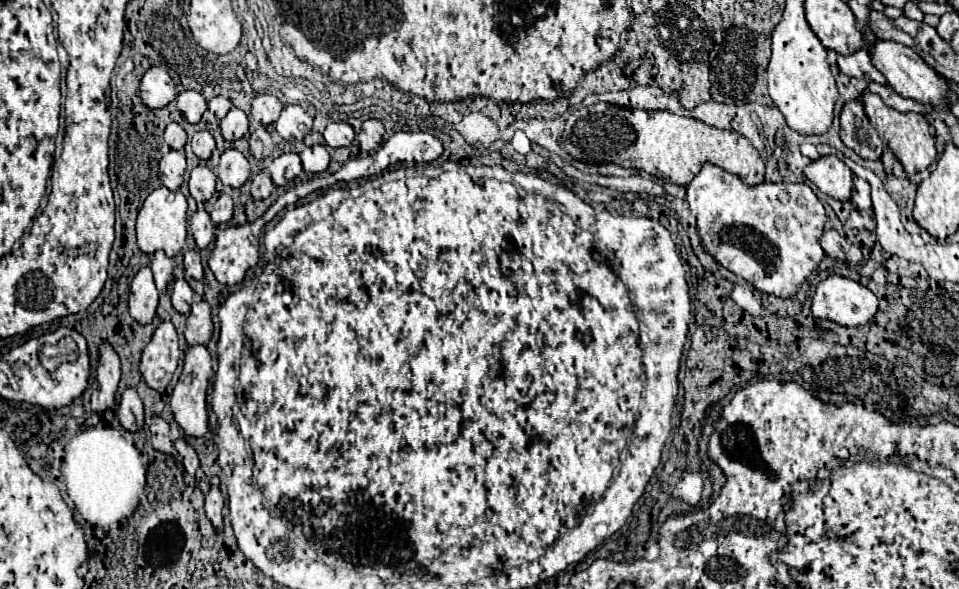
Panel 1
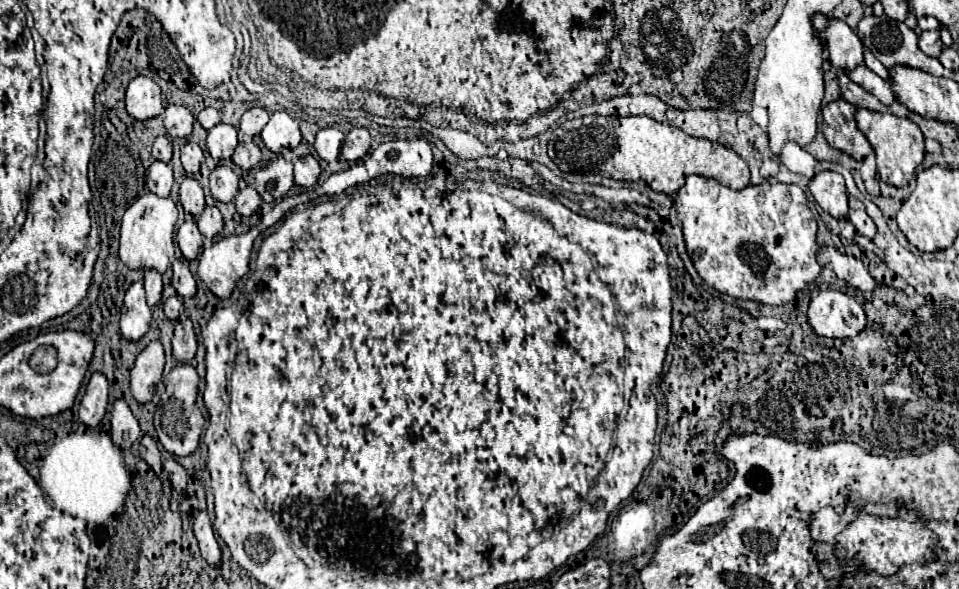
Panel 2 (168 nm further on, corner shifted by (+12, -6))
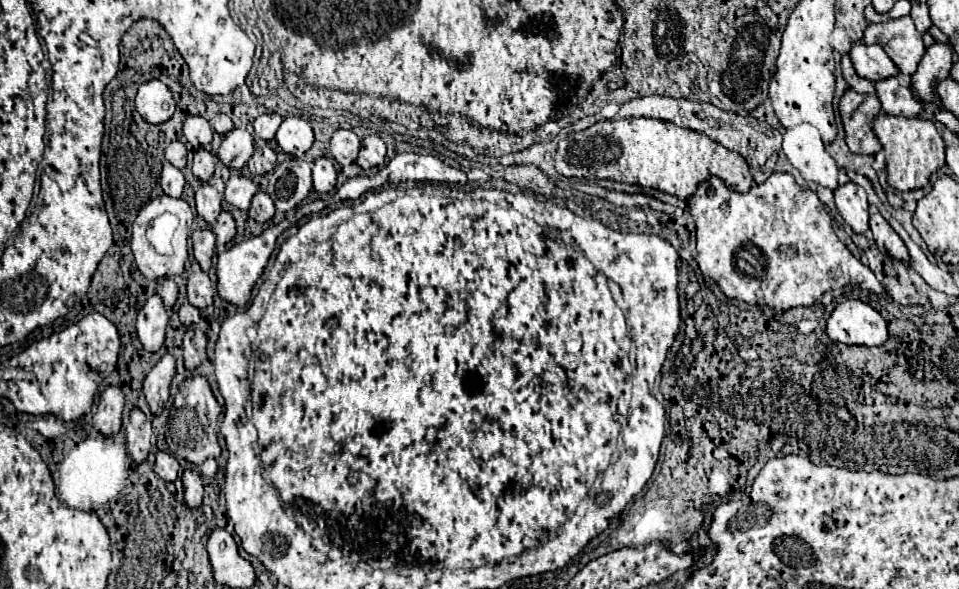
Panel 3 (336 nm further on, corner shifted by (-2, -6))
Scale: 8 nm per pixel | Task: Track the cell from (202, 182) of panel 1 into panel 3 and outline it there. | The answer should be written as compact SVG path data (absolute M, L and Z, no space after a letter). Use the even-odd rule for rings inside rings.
M202 183L196 189L196 211L210 225L216 221L218 213L222 211L220 201L222 201L222 197L218 195L218 191L210 183Z

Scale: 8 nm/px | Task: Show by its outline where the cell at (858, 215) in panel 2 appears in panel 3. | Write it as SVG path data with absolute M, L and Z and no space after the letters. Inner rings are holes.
M878 211L870 215L870 229L872 229L874 241L882 253L888 253L888 255L908 263L910 257L908 257L906 245L902 245L902 239L894 233L894 229L888 225L888 221Z

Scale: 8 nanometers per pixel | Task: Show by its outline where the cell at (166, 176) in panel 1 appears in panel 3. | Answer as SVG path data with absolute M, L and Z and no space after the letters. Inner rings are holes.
M164 161L164 169L162 169L162 175L160 175L160 185L162 185L164 193L170 195L170 197L180 197L184 183L186 181L184 181L182 171L176 169L174 165L170 165L168 161Z

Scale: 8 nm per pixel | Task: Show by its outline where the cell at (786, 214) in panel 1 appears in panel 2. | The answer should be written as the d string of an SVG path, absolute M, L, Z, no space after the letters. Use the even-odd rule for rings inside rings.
M688 175L674 207L682 217L686 249L698 275L724 295L784 305L822 273L816 261L816 219L798 185L762 183L734 191L714 179Z

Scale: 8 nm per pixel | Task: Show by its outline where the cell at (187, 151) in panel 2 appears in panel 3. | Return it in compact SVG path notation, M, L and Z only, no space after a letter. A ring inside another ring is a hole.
M198 149L194 153L194 163L192 163L192 173L200 179L200 181L208 181L214 175L214 165L216 165L216 155L210 153L208 149Z

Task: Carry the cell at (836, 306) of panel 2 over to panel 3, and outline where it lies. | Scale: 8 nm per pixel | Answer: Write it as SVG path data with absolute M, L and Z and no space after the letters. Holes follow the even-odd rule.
M860 299L842 301L828 317L826 333L832 341L846 345L882 345L888 339L882 315Z

